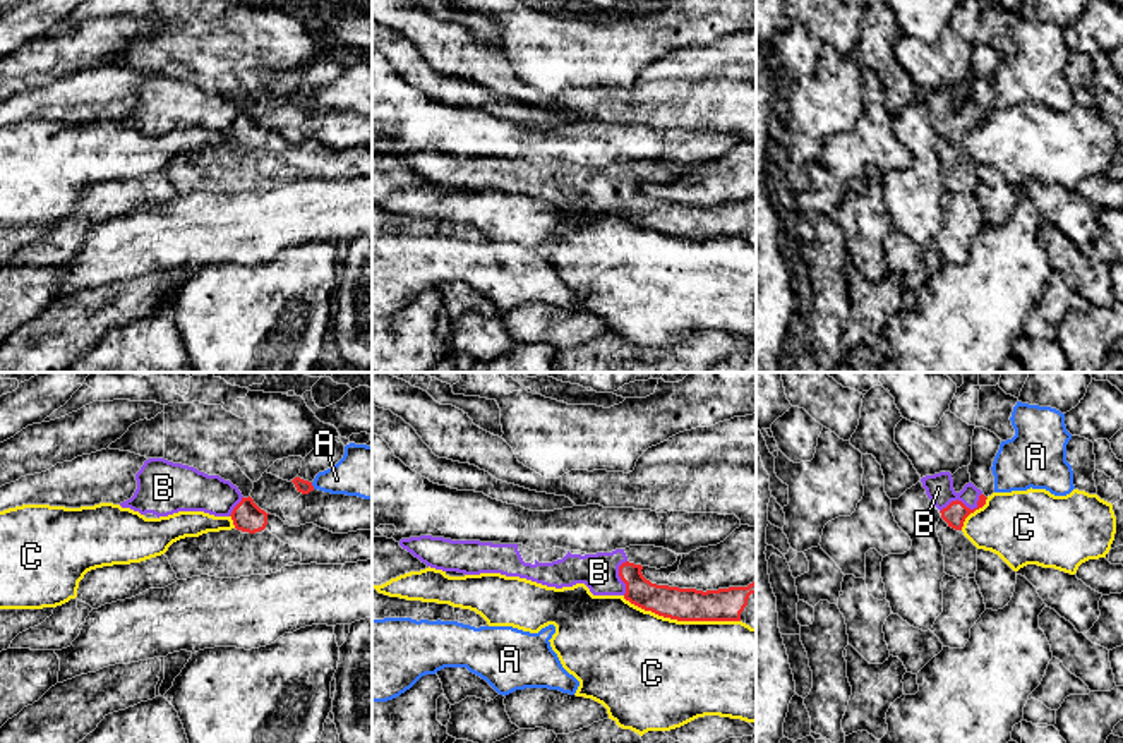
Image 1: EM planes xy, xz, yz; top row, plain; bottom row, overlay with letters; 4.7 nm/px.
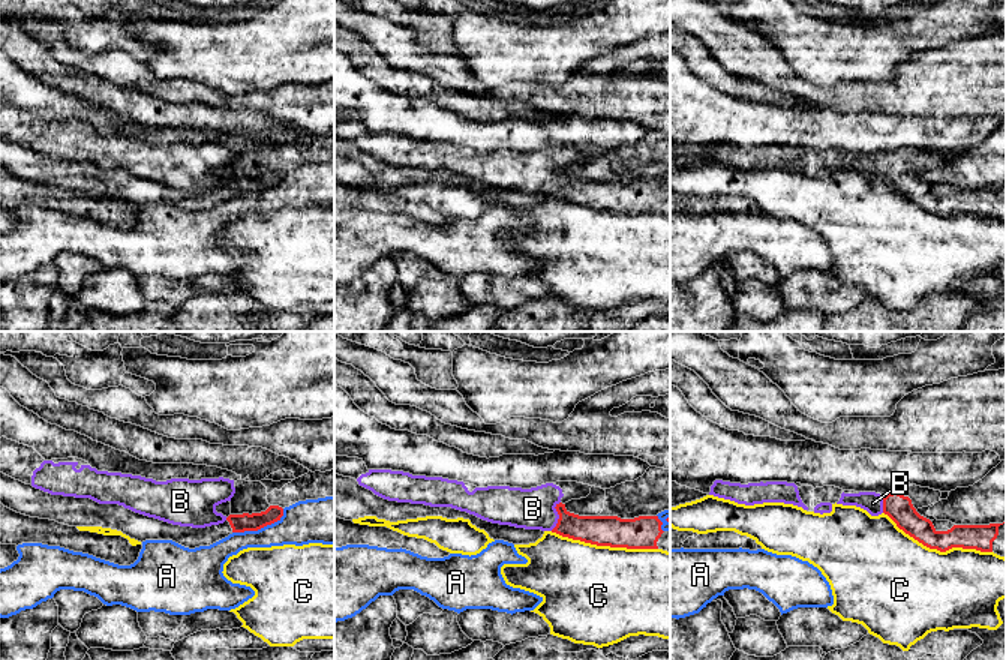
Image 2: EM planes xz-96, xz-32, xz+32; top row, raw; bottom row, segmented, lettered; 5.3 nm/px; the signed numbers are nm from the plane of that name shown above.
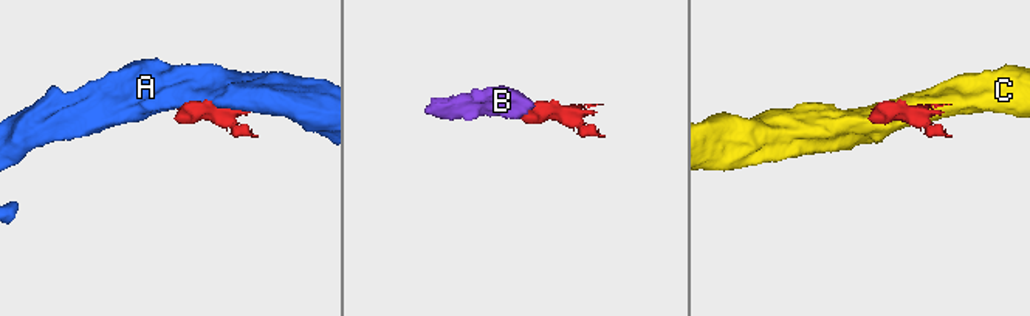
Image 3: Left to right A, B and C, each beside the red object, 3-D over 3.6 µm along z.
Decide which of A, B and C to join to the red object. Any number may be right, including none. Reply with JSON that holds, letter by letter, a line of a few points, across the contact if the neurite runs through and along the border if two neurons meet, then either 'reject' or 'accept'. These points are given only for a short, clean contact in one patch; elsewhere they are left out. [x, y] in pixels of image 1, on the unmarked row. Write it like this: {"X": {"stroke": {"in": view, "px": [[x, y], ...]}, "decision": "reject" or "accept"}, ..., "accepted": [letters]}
{"A": {"decision": "reject"}, "B": {"stroke": {"in": "yz", "px": [[955, 129], [964, 120], [950, 115], [938, 103]]}, "decision": "accept"}, "C": {"decision": "reject"}, "accepted": ["B"]}

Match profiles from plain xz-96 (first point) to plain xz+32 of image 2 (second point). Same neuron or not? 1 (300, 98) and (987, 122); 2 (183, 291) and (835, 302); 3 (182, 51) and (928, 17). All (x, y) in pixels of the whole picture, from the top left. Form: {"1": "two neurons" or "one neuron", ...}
{"1": "two neurons", "2": "one neuron", "3": "one neuron"}

